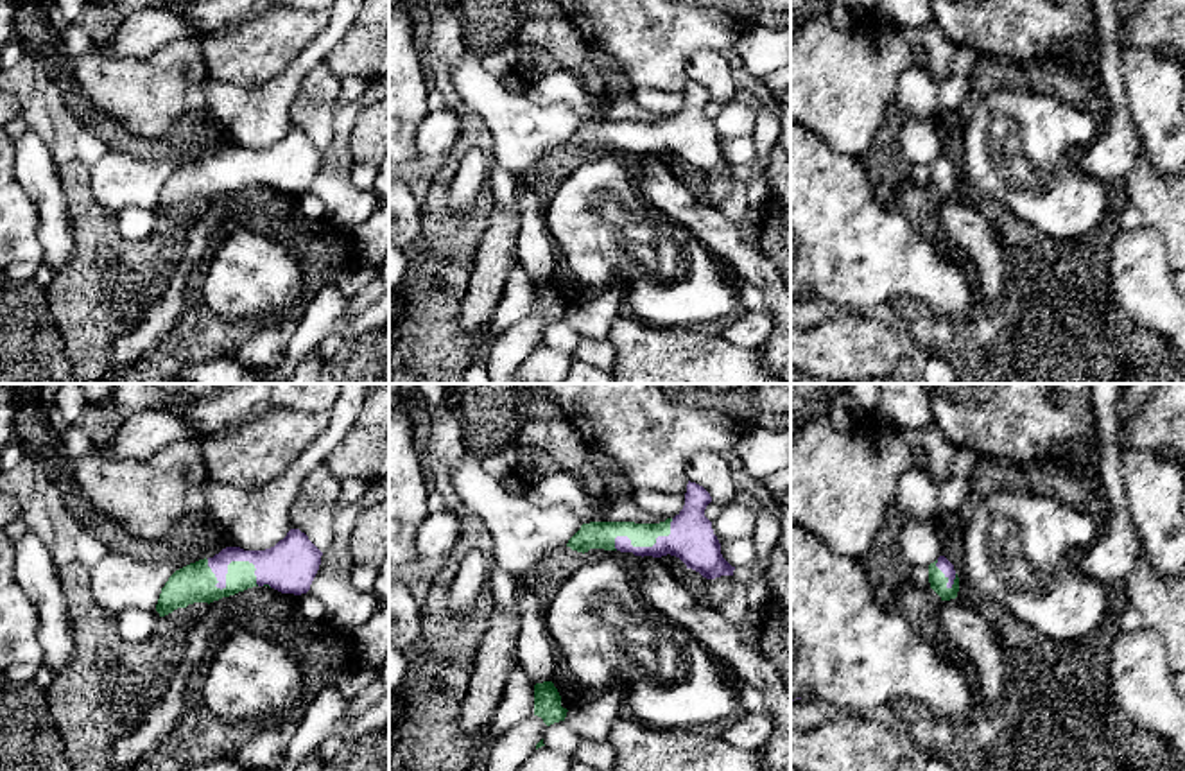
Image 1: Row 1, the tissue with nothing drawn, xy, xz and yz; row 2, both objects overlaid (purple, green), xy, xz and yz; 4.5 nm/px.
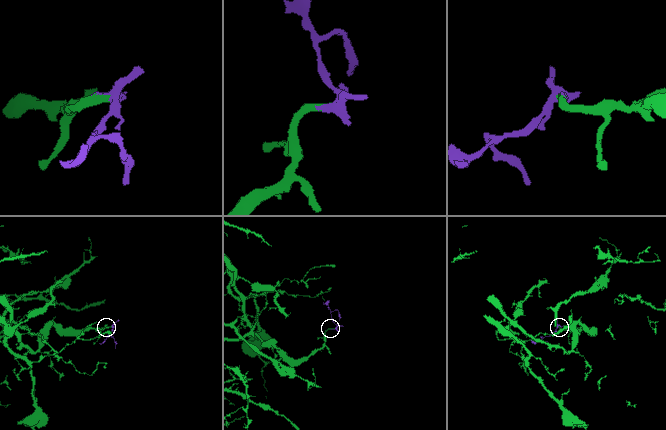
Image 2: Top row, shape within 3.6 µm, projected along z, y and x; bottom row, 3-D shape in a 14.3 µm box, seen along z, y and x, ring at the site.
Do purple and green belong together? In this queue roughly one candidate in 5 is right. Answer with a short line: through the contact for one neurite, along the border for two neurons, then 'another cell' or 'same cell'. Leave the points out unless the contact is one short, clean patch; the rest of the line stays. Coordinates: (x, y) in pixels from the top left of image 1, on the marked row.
line xy (282, 567), (232, 562), (226, 569), (221, 589), (194, 583); same cell

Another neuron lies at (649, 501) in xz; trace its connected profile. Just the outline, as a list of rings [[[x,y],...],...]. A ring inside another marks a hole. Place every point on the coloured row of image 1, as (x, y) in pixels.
[[[633,489],[631,500],[645,513],[674,518],[685,506],[685,495],[669,495],[656,489]]]

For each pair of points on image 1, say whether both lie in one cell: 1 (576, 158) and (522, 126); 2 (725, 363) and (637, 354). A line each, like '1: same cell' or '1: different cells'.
1: different cells
2: same cell

